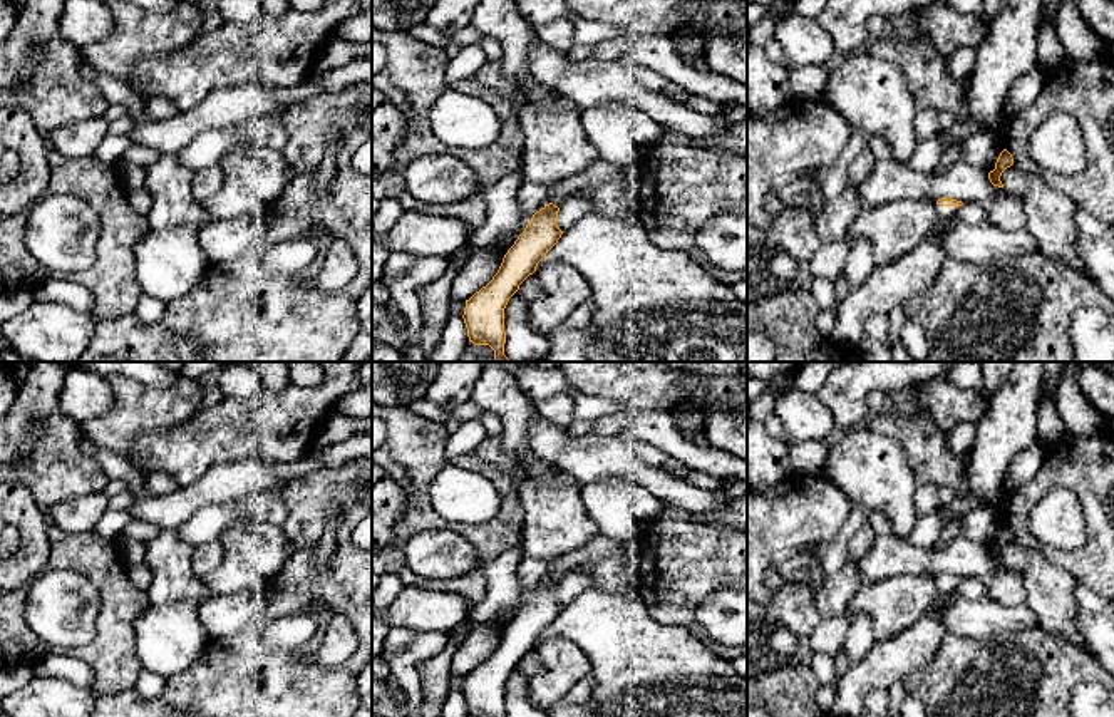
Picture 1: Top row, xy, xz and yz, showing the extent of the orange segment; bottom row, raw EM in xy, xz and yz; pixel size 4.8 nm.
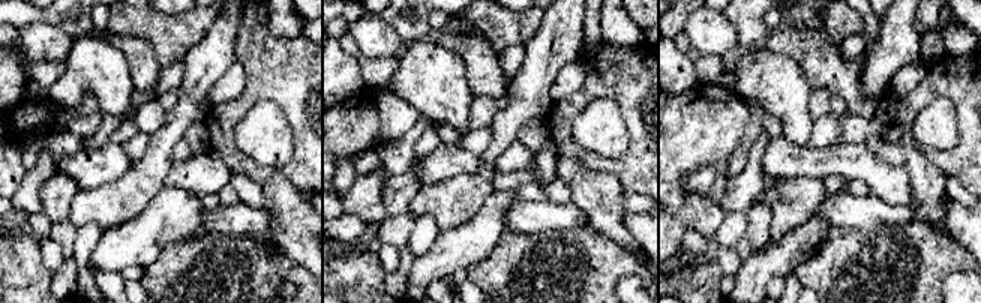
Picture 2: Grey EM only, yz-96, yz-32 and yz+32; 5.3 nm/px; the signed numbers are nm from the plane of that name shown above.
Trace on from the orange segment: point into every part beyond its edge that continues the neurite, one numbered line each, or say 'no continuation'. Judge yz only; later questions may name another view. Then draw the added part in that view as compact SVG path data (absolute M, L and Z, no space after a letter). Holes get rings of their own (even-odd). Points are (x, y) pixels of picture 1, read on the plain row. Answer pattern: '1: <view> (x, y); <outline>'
1: yz (942, 587); M935 580L935 586L936 586L938 595L952 595L958 591L960 581Z

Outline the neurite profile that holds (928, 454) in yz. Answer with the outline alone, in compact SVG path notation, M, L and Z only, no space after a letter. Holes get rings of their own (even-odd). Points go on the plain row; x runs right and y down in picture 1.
M876 412L869 415L866 427L903 446L918 484L931 482L967 494L968 454L957 456L950 451L946 434L928 412L911 415Z

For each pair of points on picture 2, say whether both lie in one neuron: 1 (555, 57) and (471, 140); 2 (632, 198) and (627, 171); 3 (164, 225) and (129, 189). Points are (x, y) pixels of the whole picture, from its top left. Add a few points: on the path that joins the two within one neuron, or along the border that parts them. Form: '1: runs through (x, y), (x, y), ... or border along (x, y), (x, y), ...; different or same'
1: border along (492, 126), (491, 143), (480, 153); different
2: border along (624, 188), (642, 195); different
3: border along (165, 186), (137, 215), (117, 225); different

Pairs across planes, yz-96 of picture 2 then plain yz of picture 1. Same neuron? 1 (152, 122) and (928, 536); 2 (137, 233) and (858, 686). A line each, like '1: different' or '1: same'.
1: different
2: same

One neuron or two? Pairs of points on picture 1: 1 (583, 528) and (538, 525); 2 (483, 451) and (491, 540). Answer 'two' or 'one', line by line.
1: one
2: two

